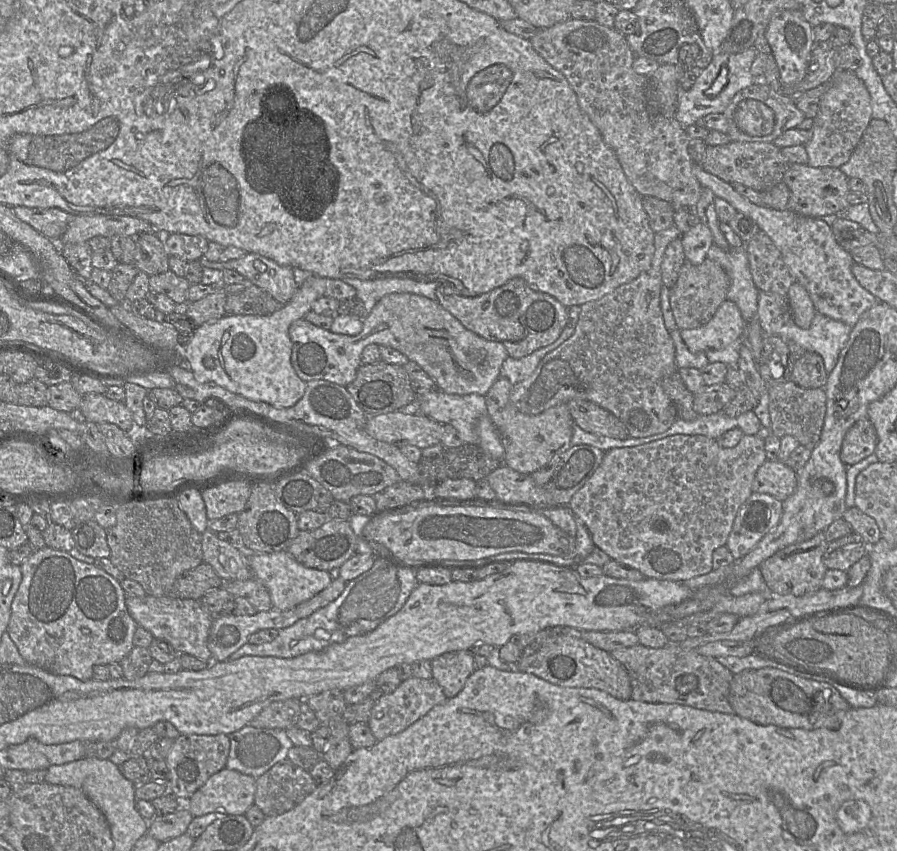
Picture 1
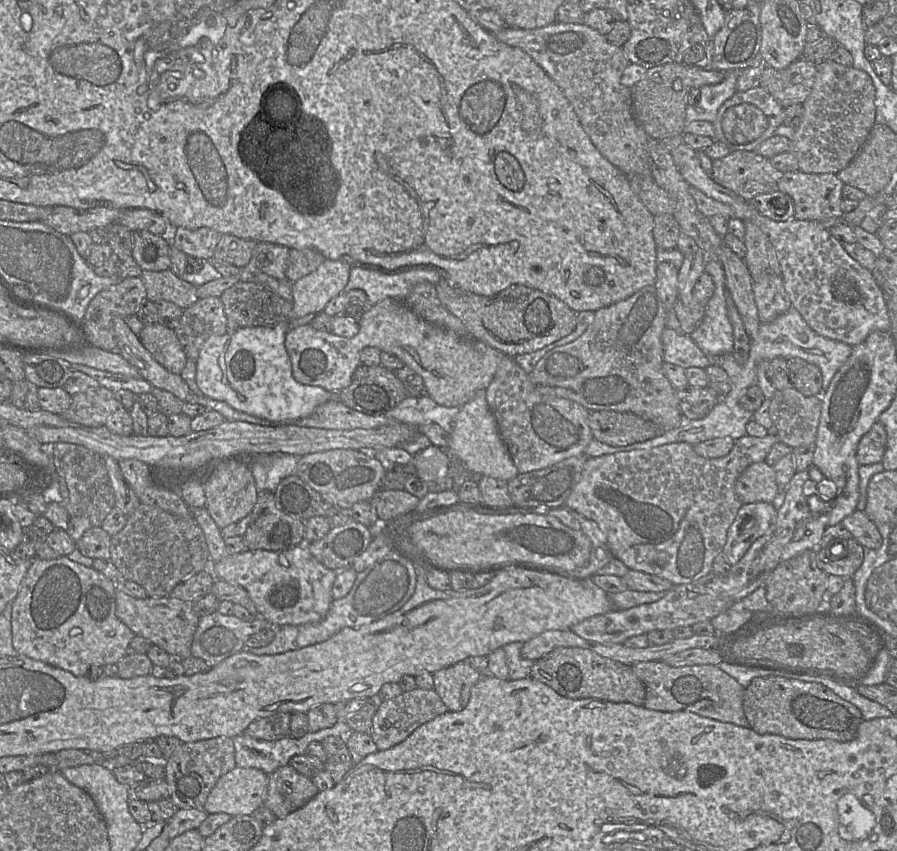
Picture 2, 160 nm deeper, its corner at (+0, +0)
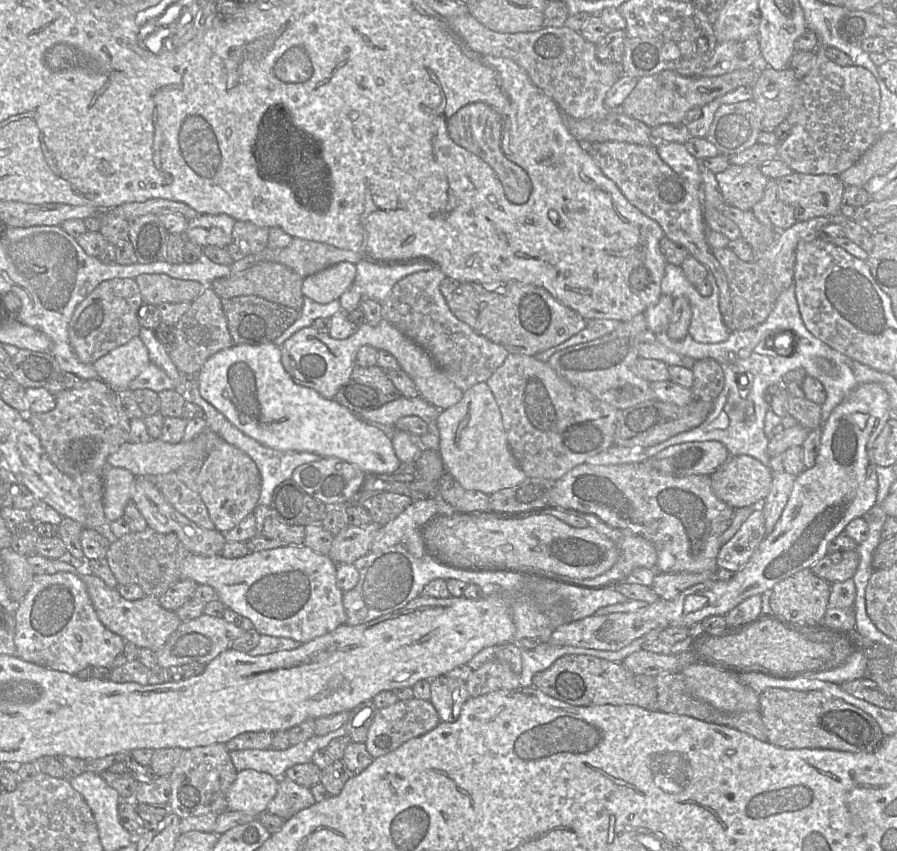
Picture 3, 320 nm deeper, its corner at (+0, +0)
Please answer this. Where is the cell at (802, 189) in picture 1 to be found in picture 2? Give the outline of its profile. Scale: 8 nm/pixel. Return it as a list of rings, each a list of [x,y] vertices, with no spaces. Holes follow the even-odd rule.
[[[785,172],[778,180],[777,189],[789,195],[794,203],[794,218],[798,220],[824,221],[843,216],[841,202],[844,183],[832,173]]]

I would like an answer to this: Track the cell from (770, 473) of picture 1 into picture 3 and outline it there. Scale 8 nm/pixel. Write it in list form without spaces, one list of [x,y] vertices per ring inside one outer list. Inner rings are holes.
[[[749,455],[731,456],[711,474],[713,492],[734,509],[759,506],[770,492],[772,478],[770,467]]]

